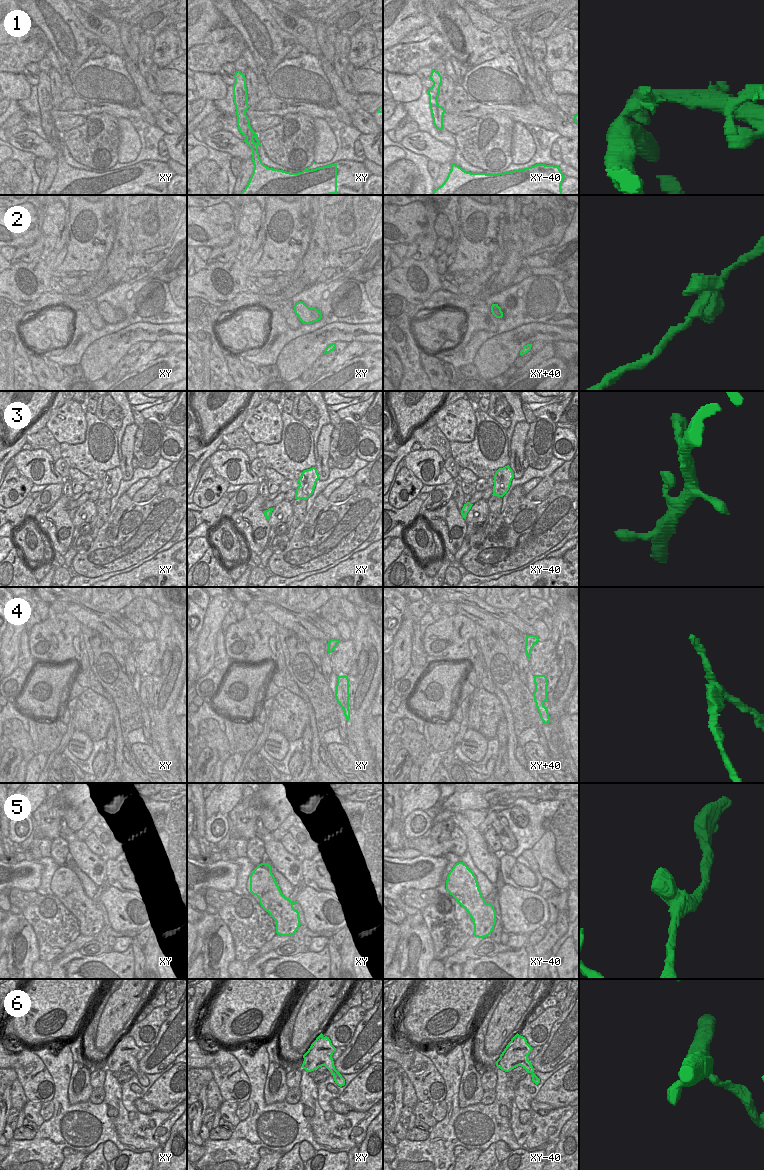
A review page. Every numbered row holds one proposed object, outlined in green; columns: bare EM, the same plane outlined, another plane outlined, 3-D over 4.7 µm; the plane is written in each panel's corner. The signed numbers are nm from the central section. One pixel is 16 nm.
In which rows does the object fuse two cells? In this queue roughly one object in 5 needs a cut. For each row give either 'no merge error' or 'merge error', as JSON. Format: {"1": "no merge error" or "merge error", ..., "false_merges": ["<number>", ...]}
{"1": "merge error", "2": "no merge error", "3": "no merge error", "4": "merge error", "5": "no merge error", "6": "no merge error", "false_merges": ["1", "4"]}

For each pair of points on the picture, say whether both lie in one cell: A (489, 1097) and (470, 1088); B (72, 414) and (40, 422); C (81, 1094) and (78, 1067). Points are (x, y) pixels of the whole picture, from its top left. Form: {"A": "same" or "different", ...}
{"A": "different", "B": "different", "C": "same"}

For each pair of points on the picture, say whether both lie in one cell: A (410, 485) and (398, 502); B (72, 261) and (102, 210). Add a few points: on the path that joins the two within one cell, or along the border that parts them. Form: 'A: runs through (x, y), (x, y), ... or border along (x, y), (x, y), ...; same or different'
A: runs through (405, 489), (399, 492), (399, 497); same
B: runs through (89, 248), (106, 246), (102, 227); same

